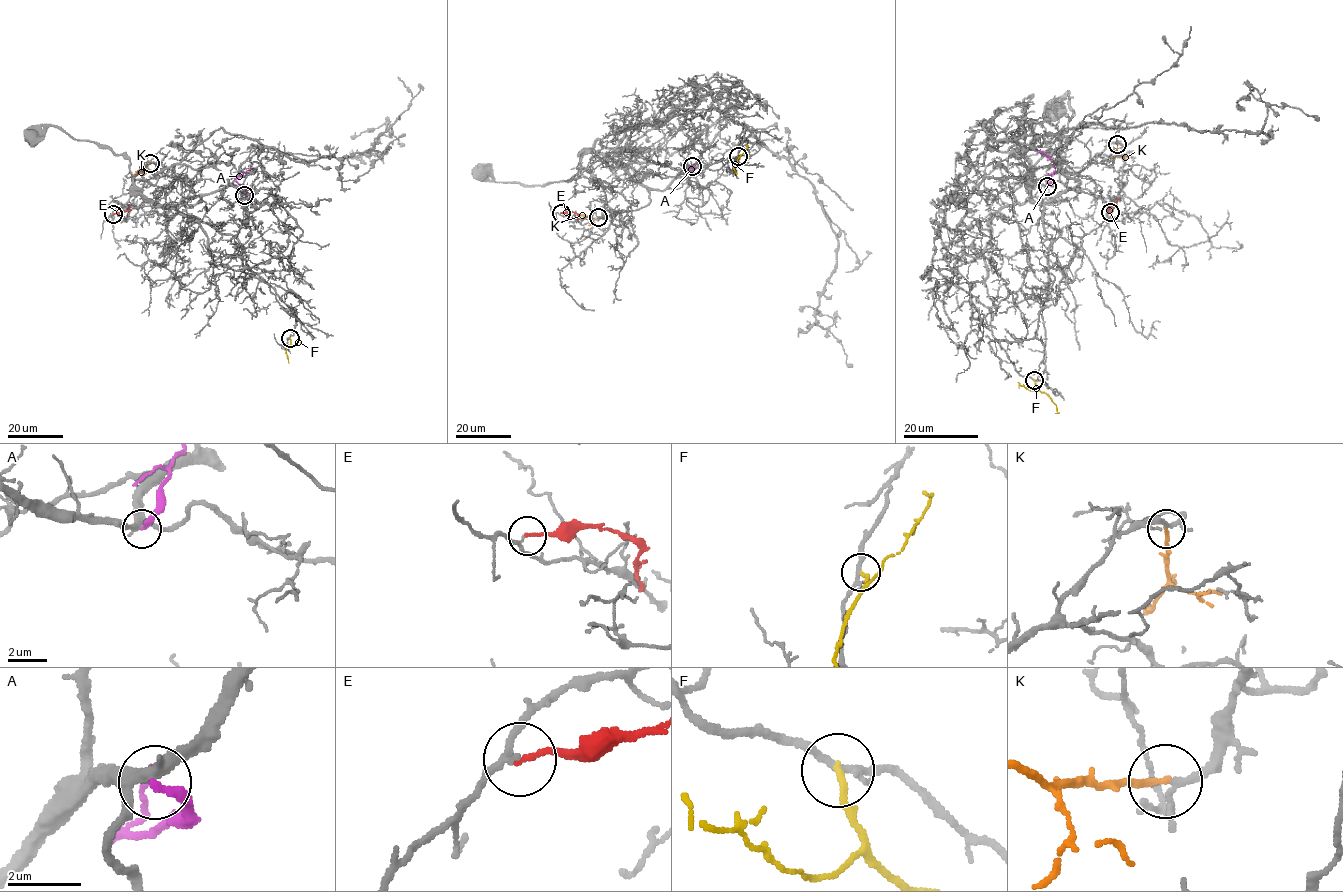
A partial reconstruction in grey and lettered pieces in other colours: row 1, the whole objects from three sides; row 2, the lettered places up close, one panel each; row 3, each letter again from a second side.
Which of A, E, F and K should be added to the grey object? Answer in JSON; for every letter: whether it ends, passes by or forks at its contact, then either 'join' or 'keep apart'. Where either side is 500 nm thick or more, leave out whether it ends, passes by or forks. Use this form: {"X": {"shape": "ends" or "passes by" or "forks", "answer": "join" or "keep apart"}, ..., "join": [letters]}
{"A": {"shape": "ends", "answer": "keep apart"}, "E": {"shape": "ends", "answer": "keep apart"}, "F": {"shape": "ends", "answer": "keep apart"}, "K": {"shape": "ends", "answer": "join"}, "join": ["K"]}

